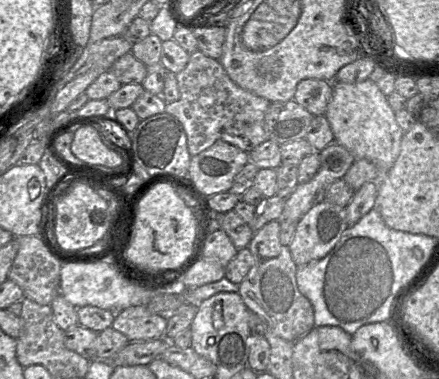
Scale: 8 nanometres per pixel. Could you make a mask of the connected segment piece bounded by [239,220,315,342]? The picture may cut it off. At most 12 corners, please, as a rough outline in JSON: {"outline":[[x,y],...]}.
{"outline":[[280,221],[254,233],[246,307],[295,342],[314,328]]}

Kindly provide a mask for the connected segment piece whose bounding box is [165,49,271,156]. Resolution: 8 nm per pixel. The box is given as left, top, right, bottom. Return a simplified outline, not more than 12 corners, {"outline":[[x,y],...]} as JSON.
{"outline":[[198,49],[176,74],[191,156],[223,140],[267,140],[271,102],[233,82]]}

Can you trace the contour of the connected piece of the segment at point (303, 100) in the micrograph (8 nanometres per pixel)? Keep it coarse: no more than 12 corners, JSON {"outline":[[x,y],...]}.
{"outline":[[303,79],[294,100],[312,115],[325,115],[333,83]]}

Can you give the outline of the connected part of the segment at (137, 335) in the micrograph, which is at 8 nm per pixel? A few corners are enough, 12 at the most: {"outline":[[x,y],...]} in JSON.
{"outline":[[145,306],[115,312],[111,327],[131,342],[162,338],[167,315]]}

